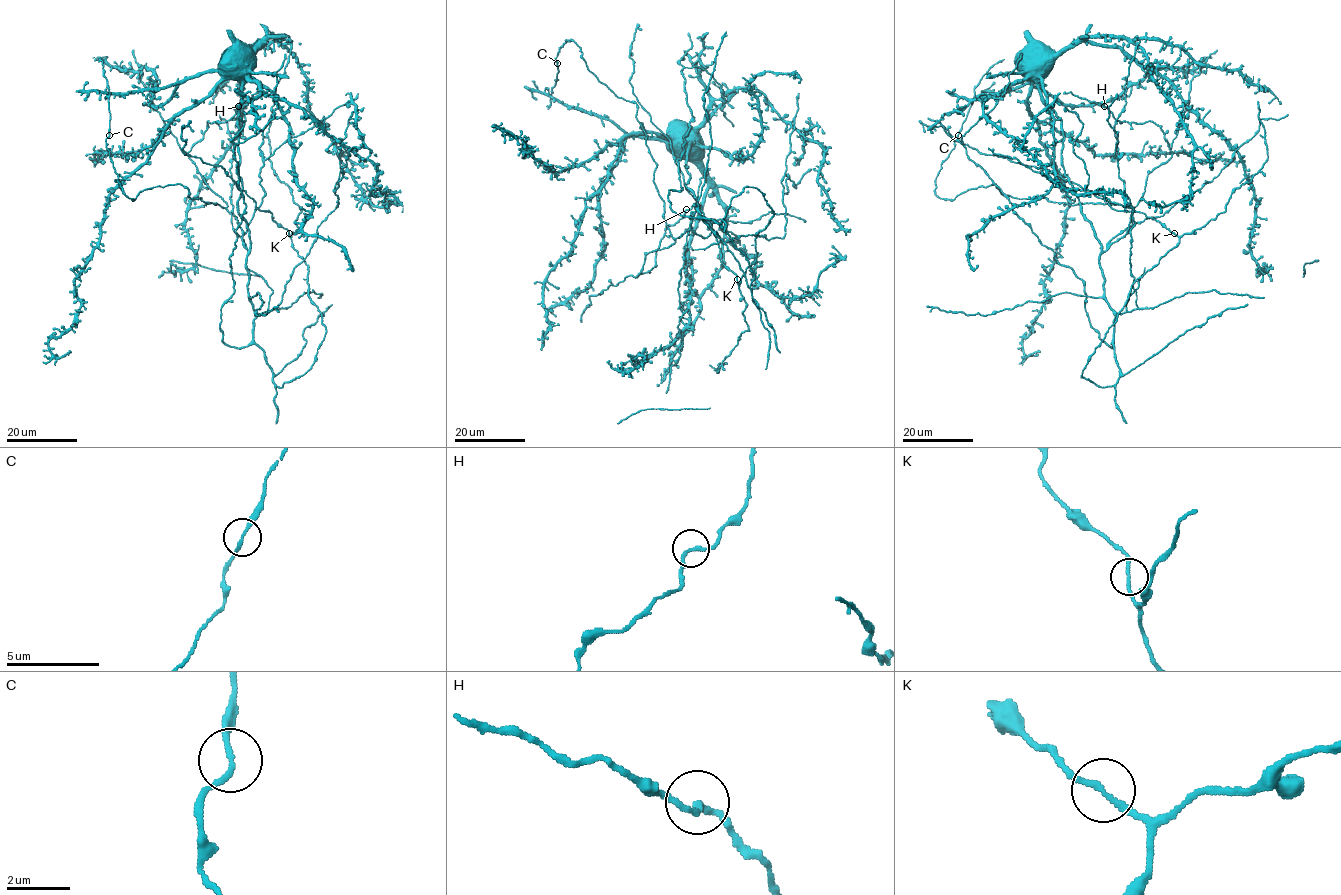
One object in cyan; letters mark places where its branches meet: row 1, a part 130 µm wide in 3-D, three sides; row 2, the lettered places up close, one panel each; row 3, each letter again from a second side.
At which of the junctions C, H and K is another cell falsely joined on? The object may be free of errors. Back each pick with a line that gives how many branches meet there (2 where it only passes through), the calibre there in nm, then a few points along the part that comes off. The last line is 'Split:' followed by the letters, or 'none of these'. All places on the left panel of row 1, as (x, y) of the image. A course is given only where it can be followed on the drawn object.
Split: none of these

